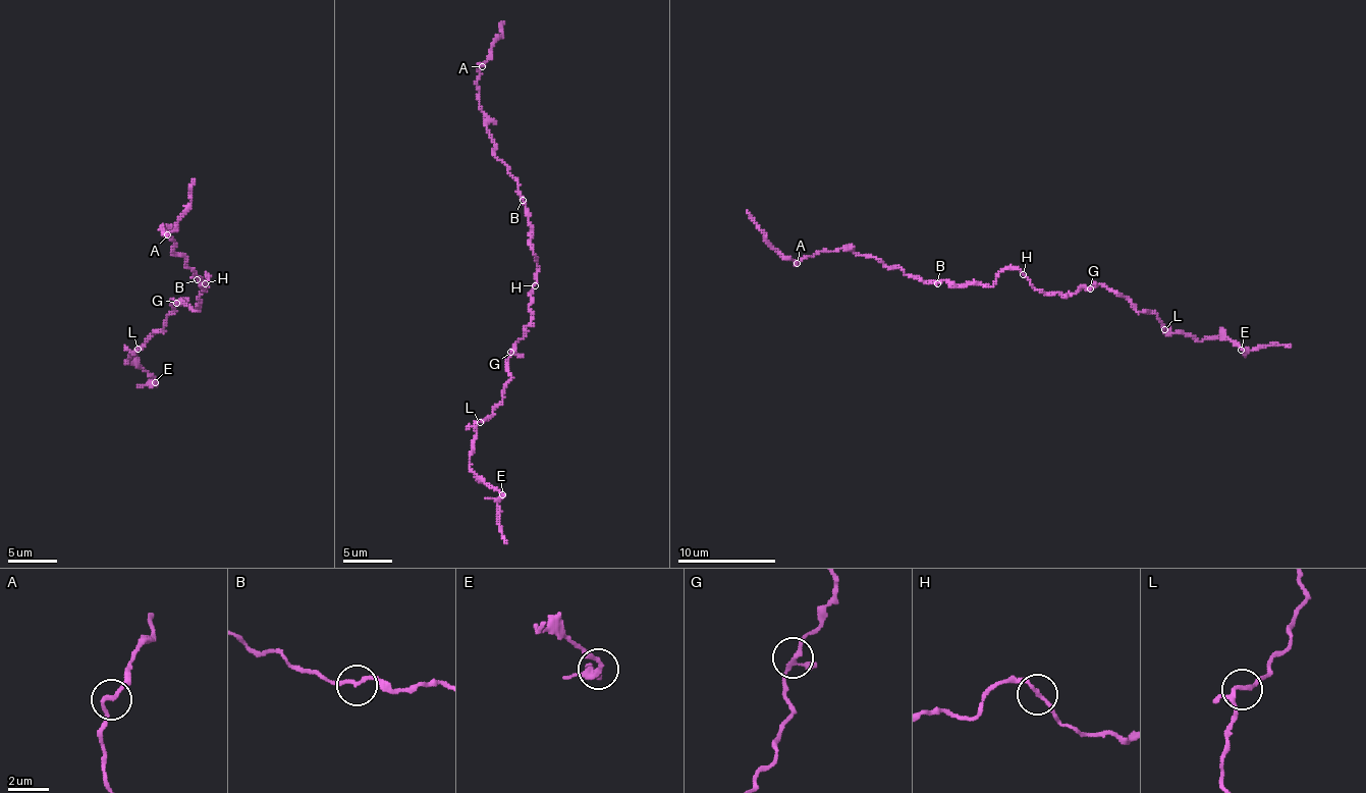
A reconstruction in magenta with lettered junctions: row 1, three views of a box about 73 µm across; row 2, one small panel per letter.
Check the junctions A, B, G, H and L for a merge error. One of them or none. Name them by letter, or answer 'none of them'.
none of them

